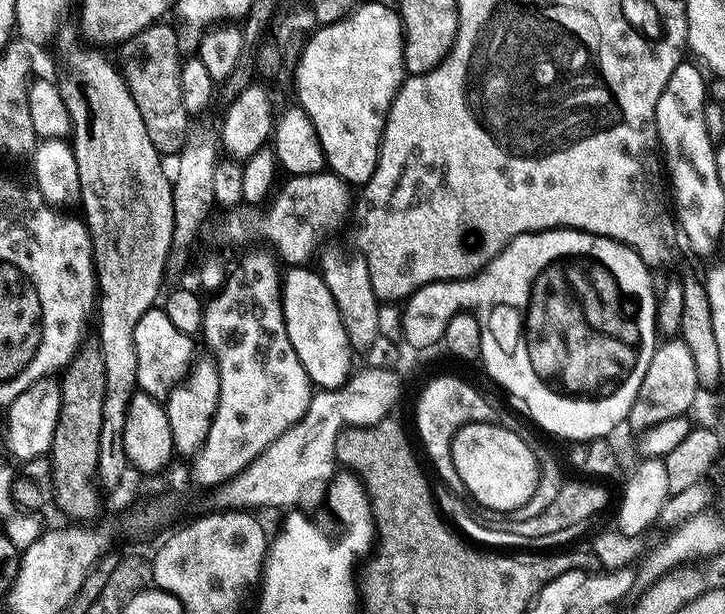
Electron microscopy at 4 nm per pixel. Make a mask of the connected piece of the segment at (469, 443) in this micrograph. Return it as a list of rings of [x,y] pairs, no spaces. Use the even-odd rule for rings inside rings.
[[[467,424],[454,434],[452,443],[454,470],[462,478],[464,492],[492,514],[510,512],[529,502],[540,476],[540,468],[523,435],[503,428],[502,424]]]

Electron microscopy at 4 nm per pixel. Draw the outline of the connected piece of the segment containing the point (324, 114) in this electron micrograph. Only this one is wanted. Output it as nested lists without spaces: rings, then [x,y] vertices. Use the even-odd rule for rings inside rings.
[[[361,3],[344,19],[317,27],[308,37],[296,64],[296,96],[299,107],[314,122],[318,140],[322,142],[324,163],[350,186],[370,182],[380,157],[384,123],[396,91],[406,79],[404,70],[404,27],[395,7]]]

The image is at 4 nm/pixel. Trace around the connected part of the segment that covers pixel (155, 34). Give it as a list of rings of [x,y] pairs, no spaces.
[[[157,22],[143,28],[119,45],[118,67],[134,98],[134,106],[138,106],[138,114],[142,114],[142,123],[146,125],[150,142],[154,142],[154,150],[162,154],[176,154],[188,137],[190,117],[186,106],[182,106],[182,40],[179,35],[176,37],[170,25],[164,23],[168,22]]]

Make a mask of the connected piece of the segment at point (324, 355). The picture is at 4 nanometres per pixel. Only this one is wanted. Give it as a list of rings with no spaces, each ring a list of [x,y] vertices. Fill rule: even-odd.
[[[292,266],[283,273],[286,334],[290,334],[290,346],[294,346],[294,354],[298,354],[313,385],[317,389],[340,388],[354,371],[354,353],[350,338],[346,338],[346,326],[342,326],[342,314],[338,314],[338,306],[334,306],[334,294],[330,294],[319,271],[310,269]]]

